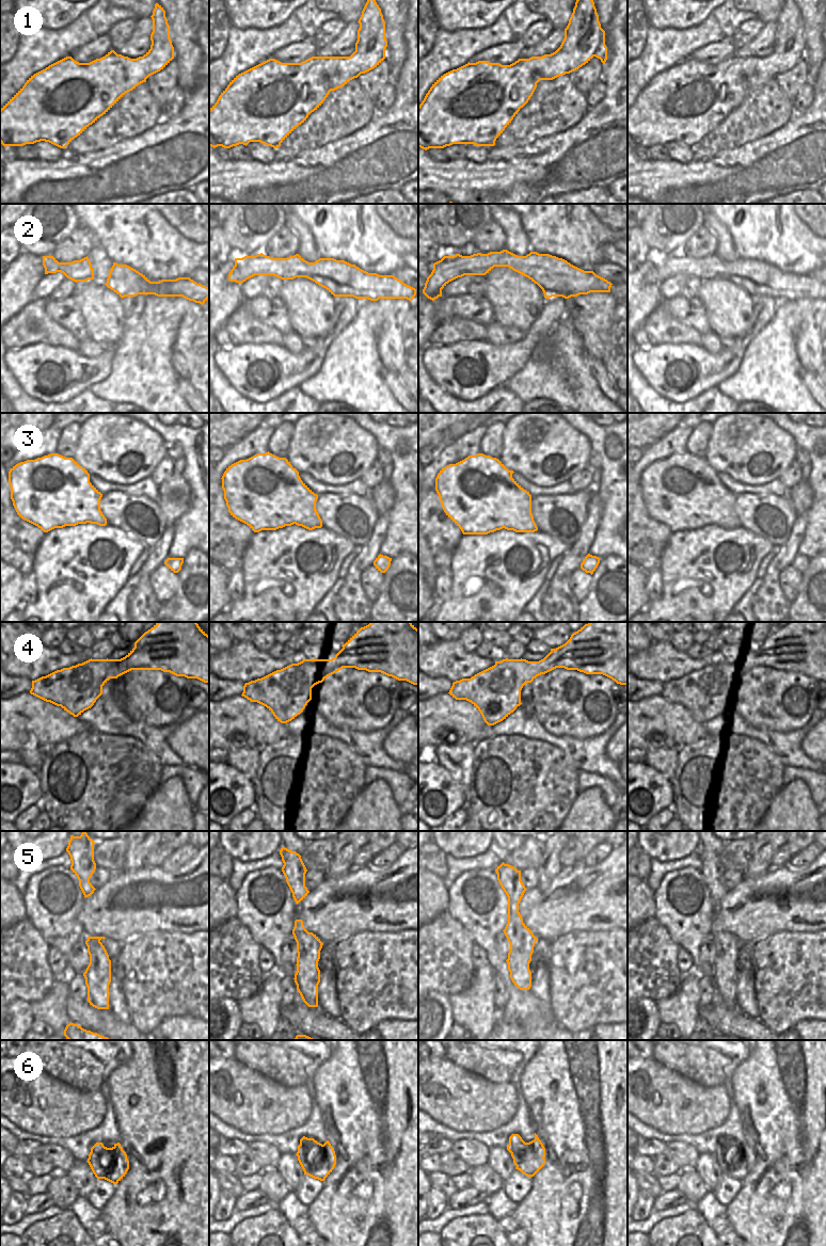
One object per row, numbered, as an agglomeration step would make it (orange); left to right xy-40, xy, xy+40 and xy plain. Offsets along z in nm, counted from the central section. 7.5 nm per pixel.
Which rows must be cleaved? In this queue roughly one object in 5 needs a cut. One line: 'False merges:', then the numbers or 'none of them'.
False merges: none of them

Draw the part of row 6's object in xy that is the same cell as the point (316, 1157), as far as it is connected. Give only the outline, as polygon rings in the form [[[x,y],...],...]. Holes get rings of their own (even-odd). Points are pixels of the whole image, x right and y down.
[[[303,1136],[296,1155],[304,1175],[320,1181],[324,1181],[336,1165],[335,1151],[329,1140],[322,1145],[314,1138]]]

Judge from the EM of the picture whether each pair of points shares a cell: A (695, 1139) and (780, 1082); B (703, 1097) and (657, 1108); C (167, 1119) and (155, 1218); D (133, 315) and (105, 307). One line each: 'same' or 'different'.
A: different
B: same
C: same
D: different

